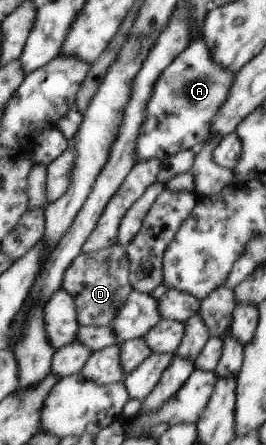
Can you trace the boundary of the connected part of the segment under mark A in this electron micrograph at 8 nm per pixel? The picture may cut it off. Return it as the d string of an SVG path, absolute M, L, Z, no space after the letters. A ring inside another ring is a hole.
M203 36L196 38L172 63L162 72L155 83L148 105L145 109L145 119L141 123L137 139L137 162L152 158L164 161L181 151L197 150L211 136L211 125L217 111L228 97L228 92L235 80L235 73L224 69L213 60L210 48Z

